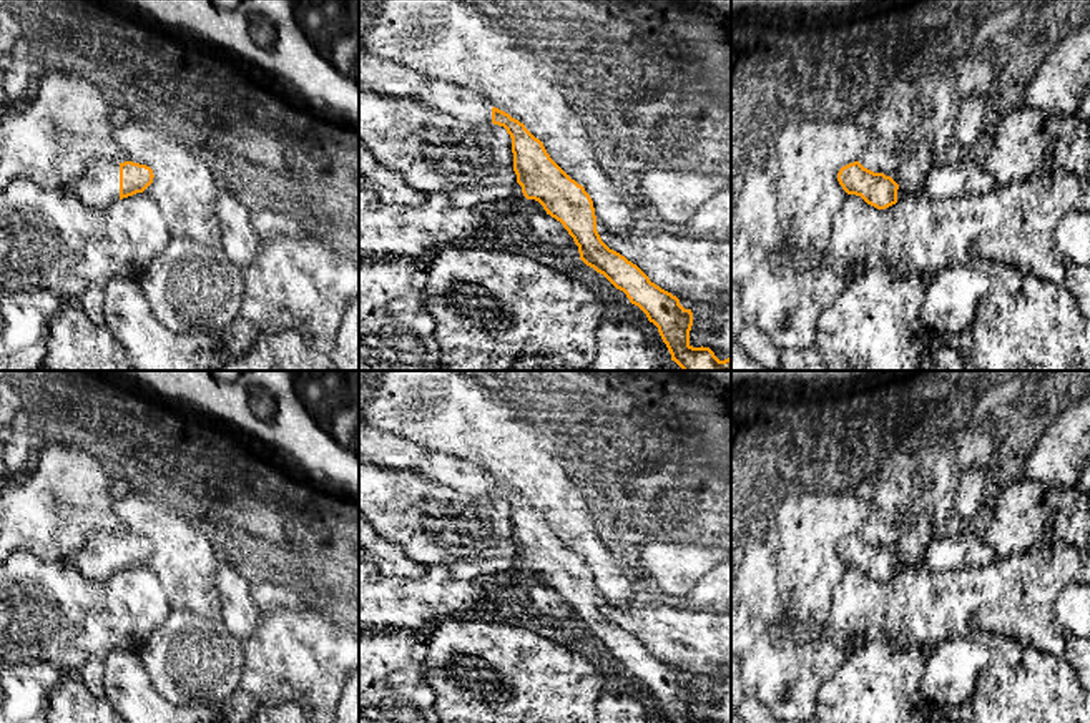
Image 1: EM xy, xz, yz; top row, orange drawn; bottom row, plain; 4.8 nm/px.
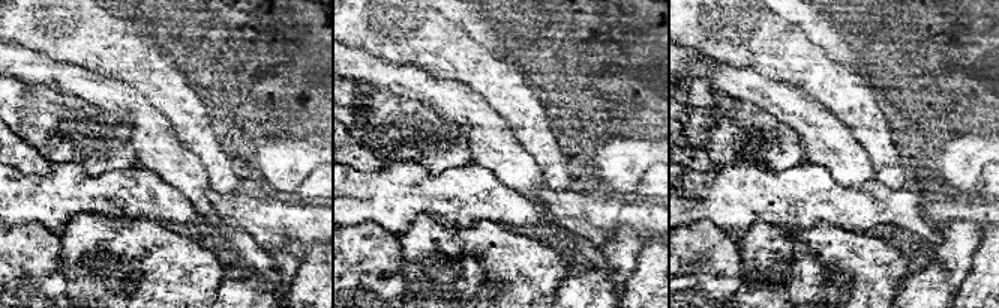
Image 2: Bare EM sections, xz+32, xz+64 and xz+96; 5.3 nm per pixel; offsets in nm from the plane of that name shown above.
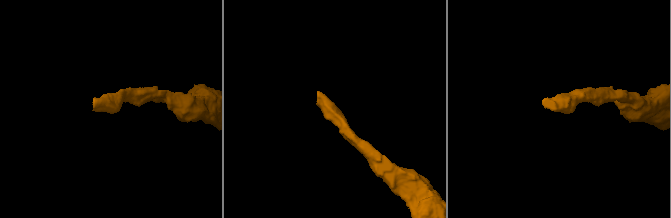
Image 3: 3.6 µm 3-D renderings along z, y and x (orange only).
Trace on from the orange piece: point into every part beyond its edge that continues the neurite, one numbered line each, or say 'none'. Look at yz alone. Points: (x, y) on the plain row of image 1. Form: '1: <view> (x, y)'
none

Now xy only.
1: xy (98, 557)

